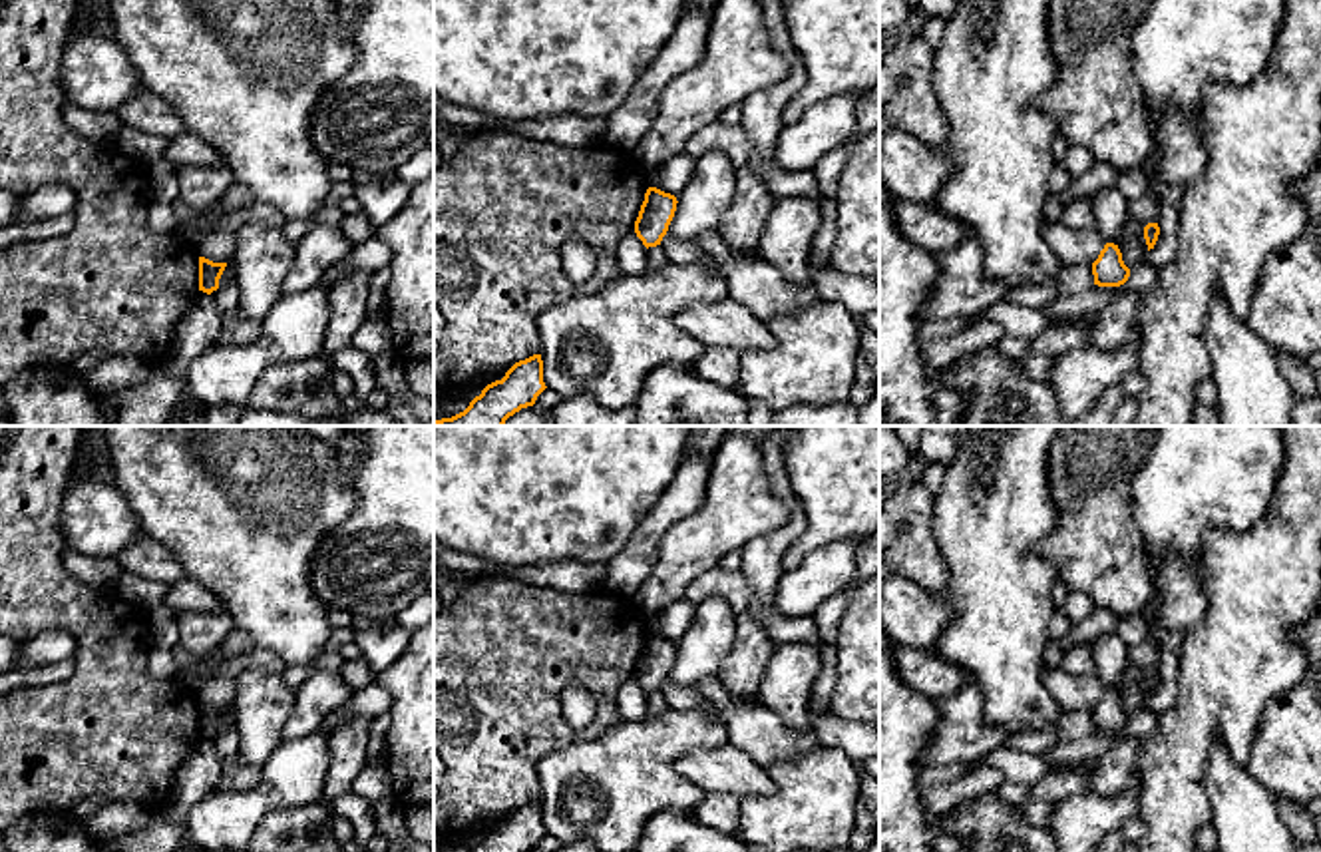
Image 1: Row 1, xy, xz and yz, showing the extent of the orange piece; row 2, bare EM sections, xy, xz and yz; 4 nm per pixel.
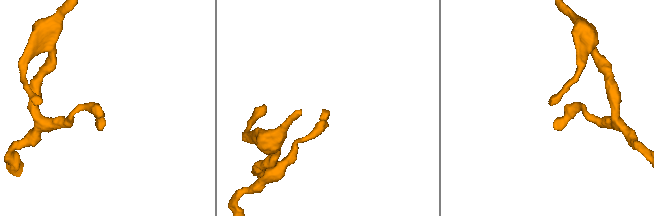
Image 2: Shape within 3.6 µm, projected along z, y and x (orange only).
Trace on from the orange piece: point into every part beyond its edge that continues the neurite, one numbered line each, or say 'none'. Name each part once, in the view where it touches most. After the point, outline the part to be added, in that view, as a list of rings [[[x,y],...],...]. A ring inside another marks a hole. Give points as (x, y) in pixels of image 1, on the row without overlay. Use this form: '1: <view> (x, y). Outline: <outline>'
none

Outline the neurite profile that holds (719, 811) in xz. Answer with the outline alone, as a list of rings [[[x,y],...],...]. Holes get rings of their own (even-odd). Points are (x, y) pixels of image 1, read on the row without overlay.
[[[706,792],[702,802],[692,810],[698,824],[726,836],[738,834],[742,798],[736,792]]]

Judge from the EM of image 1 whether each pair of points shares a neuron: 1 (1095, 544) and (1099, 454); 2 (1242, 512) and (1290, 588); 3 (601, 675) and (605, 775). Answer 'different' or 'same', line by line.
1: same
2: different
3: different

